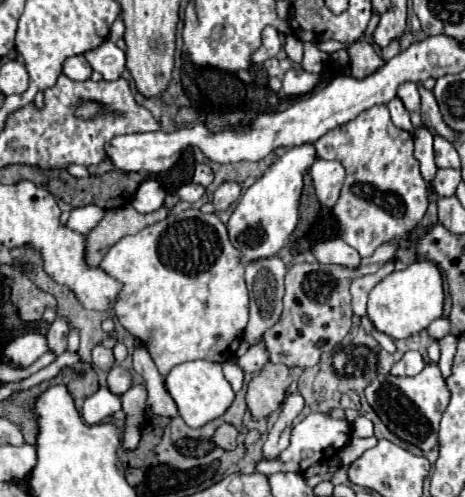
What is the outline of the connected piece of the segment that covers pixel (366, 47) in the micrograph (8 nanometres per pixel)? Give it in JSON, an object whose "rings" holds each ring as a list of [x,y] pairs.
{"rings":[[[368,42],[350,44],[348,54],[350,54],[350,72],[358,80],[374,74],[384,64],[384,60],[374,52],[373,44]]]}

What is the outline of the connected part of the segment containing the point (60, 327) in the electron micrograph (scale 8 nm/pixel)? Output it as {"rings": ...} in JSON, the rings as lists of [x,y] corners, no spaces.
{"rings":[[[58,316],[58,318],[54,320],[54,324],[50,326],[48,334],[46,334],[50,352],[54,352],[56,356],[60,356],[60,354],[66,350],[66,338],[68,338],[68,322]]]}

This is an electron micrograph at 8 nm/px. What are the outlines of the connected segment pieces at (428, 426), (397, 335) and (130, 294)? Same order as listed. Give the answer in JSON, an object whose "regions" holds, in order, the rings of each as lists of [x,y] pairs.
{"regions":[[[[426,364],[426,368],[416,376],[378,374],[364,390],[364,396],[386,428],[400,440],[422,452],[428,452],[438,444],[440,418],[448,406],[448,386],[436,364]]],[[[414,262],[404,270],[394,270],[382,278],[368,296],[368,318],[378,332],[388,334],[394,340],[410,338],[420,330],[426,330],[428,324],[442,316],[444,290],[442,276],[436,264],[432,262]]],[[[196,208],[172,212],[164,222],[148,226],[140,234],[124,236],[116,242],[104,256],[100,268],[124,284],[114,312],[120,324],[134,338],[140,338],[146,344],[162,376],[182,362],[226,362],[236,354],[248,324],[248,290],[244,284],[242,254],[232,246],[226,226],[216,214],[204,214]]]]}

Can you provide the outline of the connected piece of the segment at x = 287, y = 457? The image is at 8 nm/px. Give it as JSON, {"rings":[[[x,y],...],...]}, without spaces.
{"rings":[[[312,412],[308,414],[300,424],[296,424],[292,428],[292,440],[290,446],[284,450],[284,454],[280,454],[280,458],[276,458],[276,462],[264,462],[260,460],[258,464],[258,472],[262,474],[274,474],[276,470],[288,470],[288,472],[306,472],[312,464],[316,462],[328,462],[330,458],[334,458],[350,440],[350,424],[346,418],[332,418],[330,414],[322,414],[322,412]]]}

